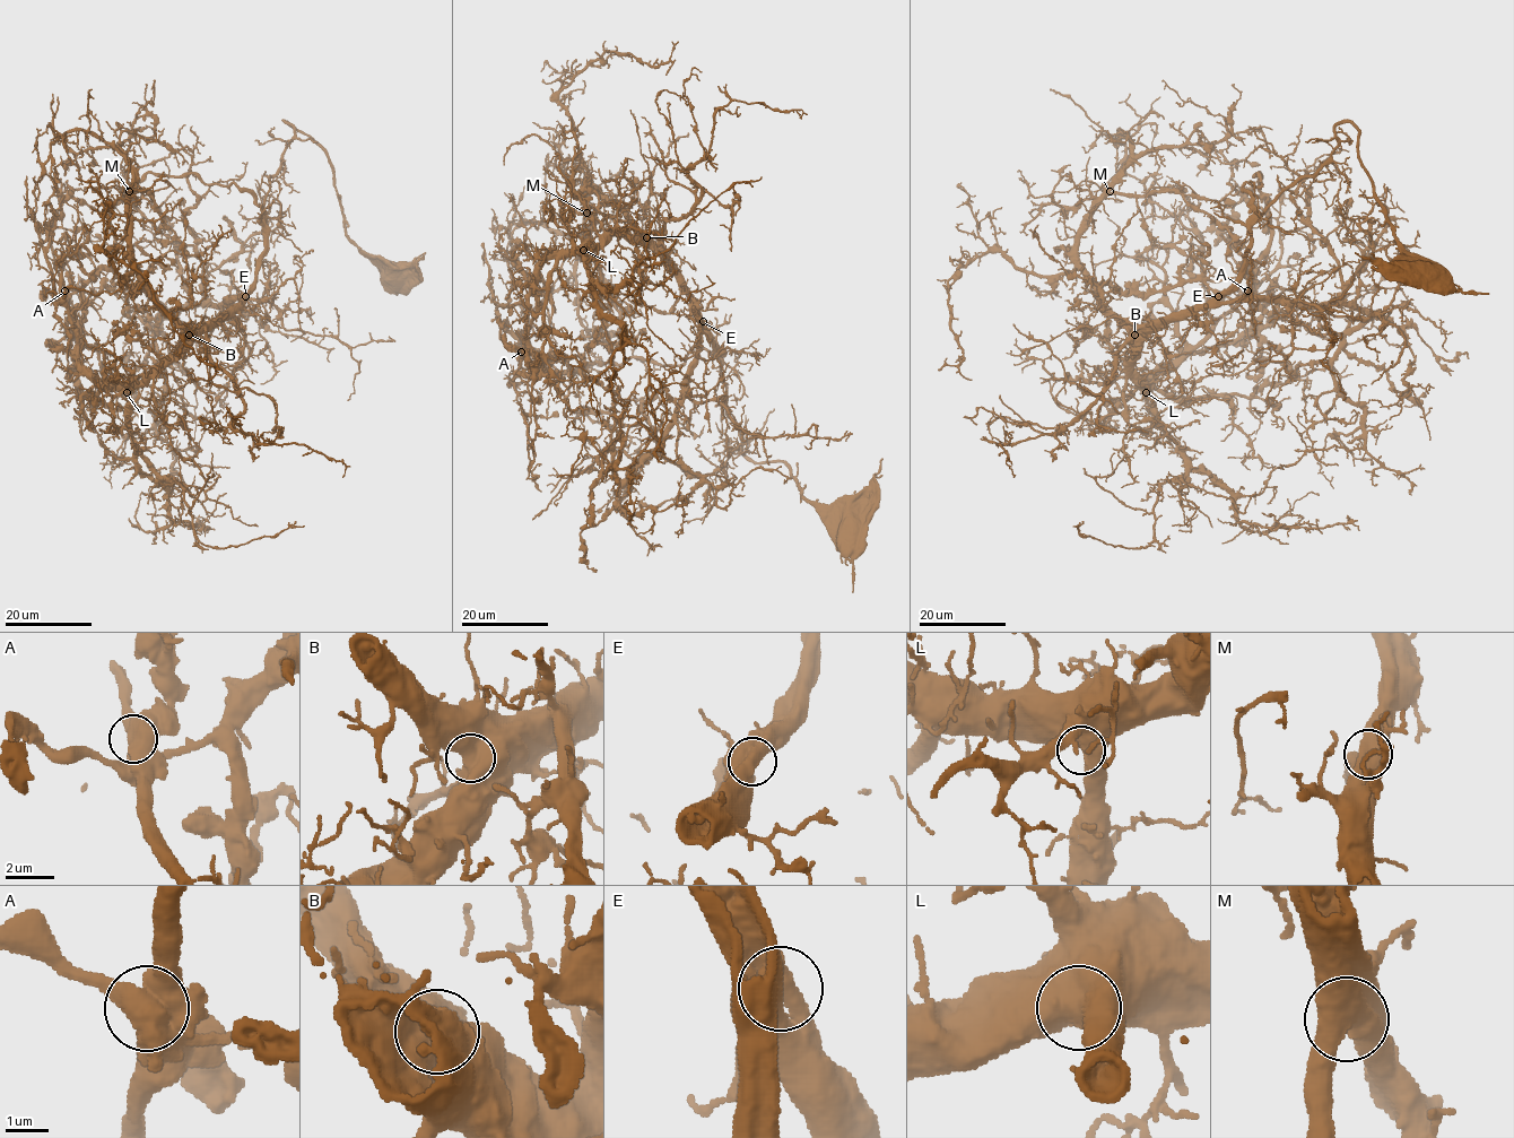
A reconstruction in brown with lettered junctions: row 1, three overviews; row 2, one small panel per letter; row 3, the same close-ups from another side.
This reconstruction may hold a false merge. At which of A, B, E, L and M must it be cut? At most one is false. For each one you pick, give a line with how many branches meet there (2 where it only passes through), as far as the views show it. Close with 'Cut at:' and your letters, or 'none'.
Cut at: none

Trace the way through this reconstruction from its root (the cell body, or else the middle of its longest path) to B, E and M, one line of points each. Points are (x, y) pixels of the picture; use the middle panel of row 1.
B: (849, 530), (802, 495), (783, 462), (742, 452), (751, 439), (727, 409), (722, 352), (646, 237)
E: (849, 530), (802, 495), (783, 462), (753, 462), (742, 452), (751, 439), (727, 411), (722, 352), (702, 321)
M: (849, 530), (783, 462), (742, 452), (751, 439), (727, 409), (722, 352), (678, 270), (591, 181), (586, 213)

